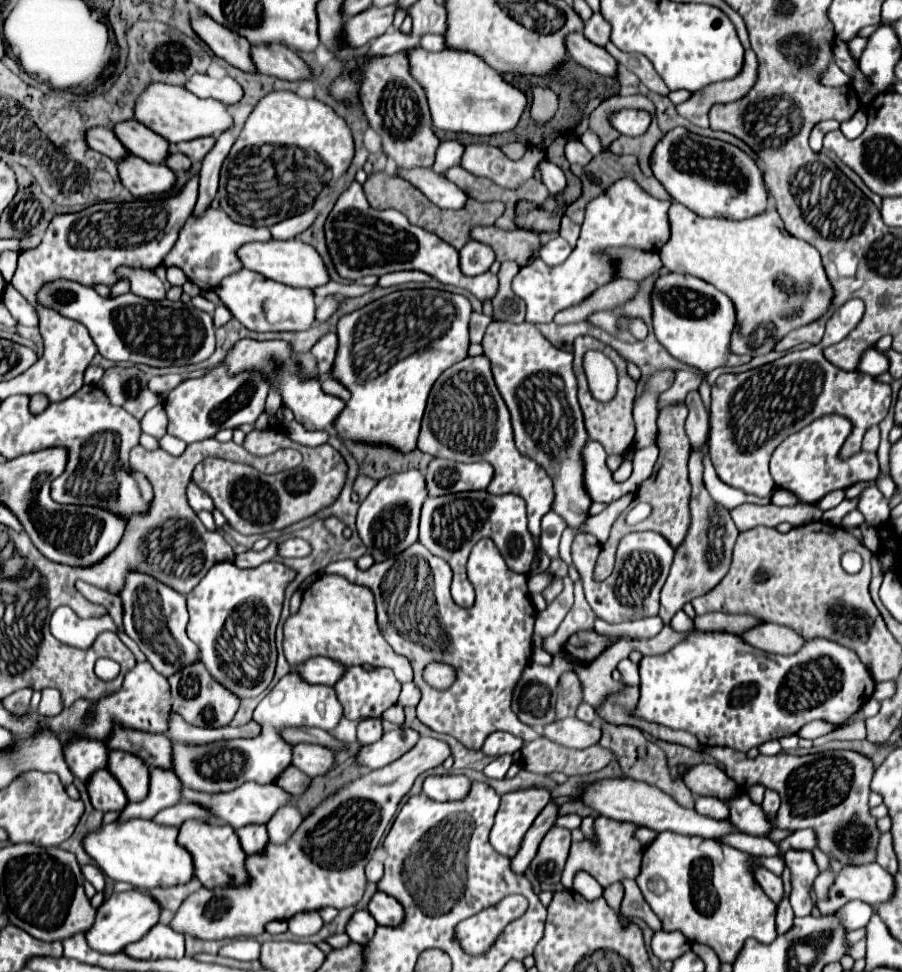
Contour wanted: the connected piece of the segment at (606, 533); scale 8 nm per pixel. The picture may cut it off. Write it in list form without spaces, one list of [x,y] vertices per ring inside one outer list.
[[[626,494],[622,496],[620,500],[608,504],[608,508],[604,512],[600,512],[598,516],[592,516],[586,526],[582,526],[580,530],[582,532],[590,532],[590,534],[596,534],[598,540],[604,544],[608,538],[610,538],[610,530],[612,530],[612,524],[616,522],[616,518],[628,508],[628,504],[632,502],[634,494]]]

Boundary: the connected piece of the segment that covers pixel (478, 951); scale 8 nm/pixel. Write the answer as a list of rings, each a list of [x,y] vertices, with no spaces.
[[[492,906],[456,926],[456,942],[468,956],[484,956],[492,946]]]

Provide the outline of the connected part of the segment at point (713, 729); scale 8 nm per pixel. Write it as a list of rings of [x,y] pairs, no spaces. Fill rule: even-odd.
[[[692,632],[684,642],[676,644],[666,654],[644,656],[640,662],[640,680],[640,702],[634,712],[636,716],[666,724],[674,730],[686,730],[706,748],[728,746],[740,752],[748,752],[768,740],[780,740],[796,734],[812,720],[840,724],[874,692],[874,680],[866,672],[860,658],[836,642],[814,638],[808,640],[796,654],[778,656],[760,652],[728,632]]]

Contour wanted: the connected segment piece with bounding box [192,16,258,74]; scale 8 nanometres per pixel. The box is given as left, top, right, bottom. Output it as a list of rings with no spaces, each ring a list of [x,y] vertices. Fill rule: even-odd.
[[[202,16],[200,20],[192,20],[192,28],[196,34],[210,46],[210,50],[232,64],[234,68],[246,72],[246,74],[256,74],[256,66],[250,54],[250,42],[242,40],[236,32],[230,32],[228,28],[222,28],[218,22],[214,22],[208,16]]]

